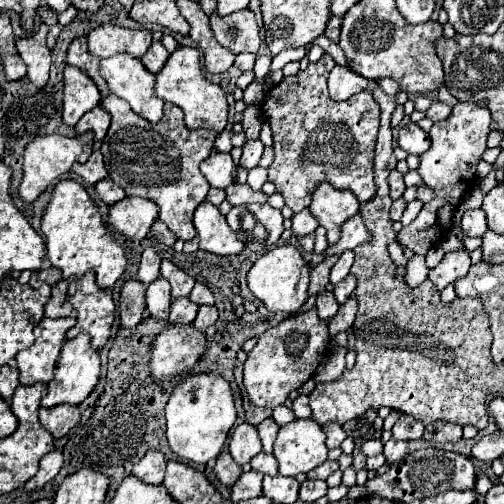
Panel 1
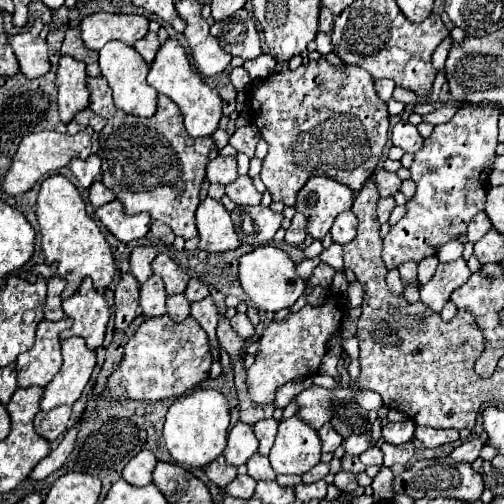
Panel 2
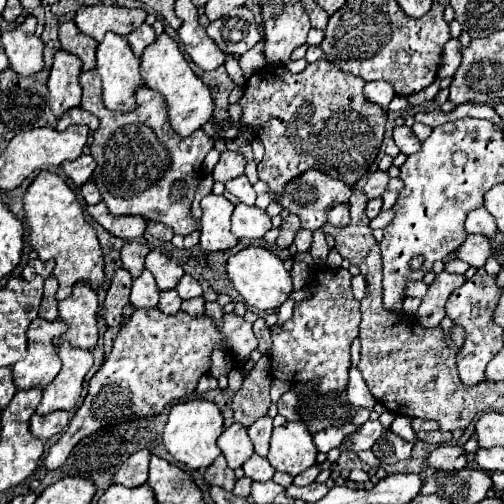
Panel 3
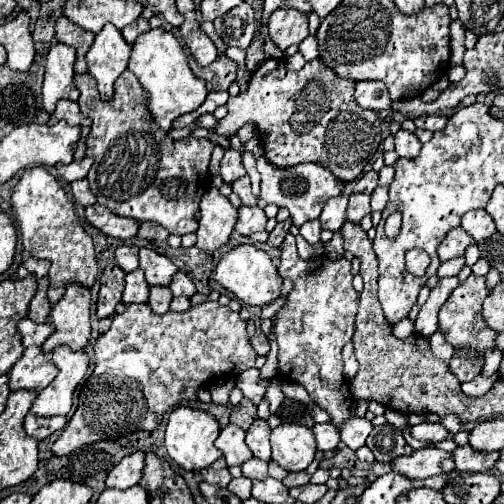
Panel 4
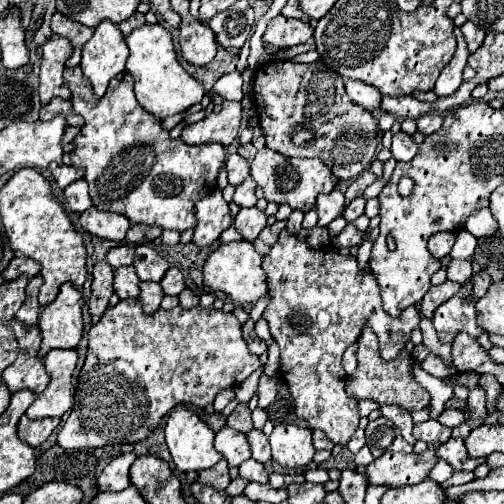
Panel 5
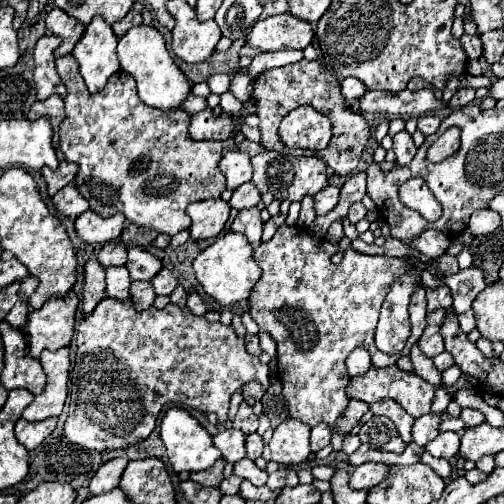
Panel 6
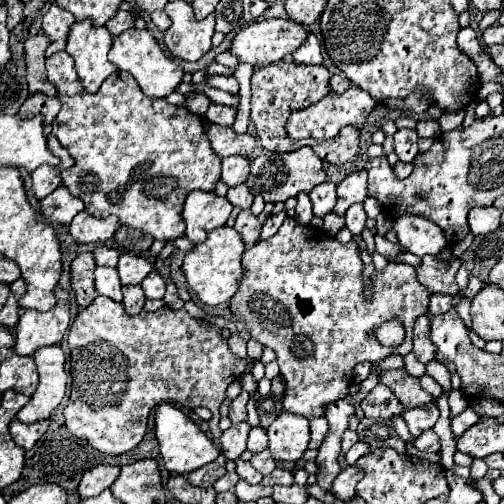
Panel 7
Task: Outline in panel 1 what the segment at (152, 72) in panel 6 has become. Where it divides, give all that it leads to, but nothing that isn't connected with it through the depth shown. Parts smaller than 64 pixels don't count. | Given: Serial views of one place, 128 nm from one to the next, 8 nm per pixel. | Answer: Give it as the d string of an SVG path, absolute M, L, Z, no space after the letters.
M178 46L162 66L162 70L156 74L156 96L164 102L172 102L184 110L184 120L190 130L214 130L220 134L226 126L228 116L228 104L226 94L220 86L208 82L200 70L200 54L196 48Z

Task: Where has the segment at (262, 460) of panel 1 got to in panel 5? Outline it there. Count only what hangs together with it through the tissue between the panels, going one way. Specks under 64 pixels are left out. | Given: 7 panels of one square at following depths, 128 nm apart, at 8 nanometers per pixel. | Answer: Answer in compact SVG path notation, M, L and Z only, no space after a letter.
M252 458L246 460L246 462L242 462L238 466L238 470L240 470L240 476L244 480L248 480L248 482L260 482L260 484L268 482L268 472L264 470L264 466L260 462L256 462Z

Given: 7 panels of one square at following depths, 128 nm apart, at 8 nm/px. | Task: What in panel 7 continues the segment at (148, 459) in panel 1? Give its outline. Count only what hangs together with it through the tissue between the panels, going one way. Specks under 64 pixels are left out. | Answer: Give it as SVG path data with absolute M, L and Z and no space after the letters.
M100 464L100 466L94 466L92 470L86 470L78 484L80 498L98 496L102 490L106 490L116 480L118 474L120 474L120 468L110 466L110 464Z

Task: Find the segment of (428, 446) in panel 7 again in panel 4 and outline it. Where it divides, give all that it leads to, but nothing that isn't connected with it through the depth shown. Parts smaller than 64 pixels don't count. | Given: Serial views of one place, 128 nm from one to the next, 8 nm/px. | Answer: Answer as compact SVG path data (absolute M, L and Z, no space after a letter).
M464 444L452 452L452 460L454 460L454 466L458 472L466 472L466 474L488 472L488 470L492 470L494 462L498 460L498 452L482 454L482 452L472 450L470 444Z

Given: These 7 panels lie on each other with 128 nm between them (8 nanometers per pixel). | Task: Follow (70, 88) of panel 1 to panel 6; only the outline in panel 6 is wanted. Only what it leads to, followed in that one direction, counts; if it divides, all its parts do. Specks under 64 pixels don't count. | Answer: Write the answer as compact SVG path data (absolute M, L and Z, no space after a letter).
M46 34L36 42L34 48L34 88L36 88L36 96L38 100L44 100L52 94L58 96L66 96L66 88L60 80L60 76L56 74L56 66L54 66L54 48L60 44L58 36Z

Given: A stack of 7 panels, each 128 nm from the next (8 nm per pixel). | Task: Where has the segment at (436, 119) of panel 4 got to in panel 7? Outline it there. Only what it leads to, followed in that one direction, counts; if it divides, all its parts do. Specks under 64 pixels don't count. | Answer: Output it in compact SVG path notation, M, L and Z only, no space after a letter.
M422 120L422 122L418 122L416 132L420 138L436 138L436 136L440 136L440 126L436 120Z

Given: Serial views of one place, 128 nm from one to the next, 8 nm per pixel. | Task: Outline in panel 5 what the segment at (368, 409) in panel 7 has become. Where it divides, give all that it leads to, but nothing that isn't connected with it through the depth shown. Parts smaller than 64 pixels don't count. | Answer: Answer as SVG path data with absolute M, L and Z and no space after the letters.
M380 406L380 412L382 412L384 418L388 418L388 420L394 422L394 426L402 432L402 436L404 436L404 440L406 440L408 444L414 444L414 442L416 442L416 438L414 438L414 434L412 434L414 422L412 422L410 412L406 412L406 410L400 408L400 406Z

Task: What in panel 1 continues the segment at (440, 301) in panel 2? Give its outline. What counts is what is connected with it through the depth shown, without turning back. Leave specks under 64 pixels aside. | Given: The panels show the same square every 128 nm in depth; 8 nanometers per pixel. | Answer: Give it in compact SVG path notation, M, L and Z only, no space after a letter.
M458 250L458 252L450 252L442 258L442 262L430 270L428 280L436 286L438 292L442 292L448 284L454 284L458 278L466 276L470 268L470 254L468 250Z

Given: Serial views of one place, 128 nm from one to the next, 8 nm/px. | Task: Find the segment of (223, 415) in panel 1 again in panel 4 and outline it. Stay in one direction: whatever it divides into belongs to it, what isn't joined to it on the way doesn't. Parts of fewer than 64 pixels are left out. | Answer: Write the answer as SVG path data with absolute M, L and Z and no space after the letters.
M178 406L170 412L168 426L166 426L166 450L168 456L184 470L202 470L216 462L216 458L222 456L222 452L214 446L214 440L218 436L220 428L212 414L206 414L204 410L194 410L190 406Z

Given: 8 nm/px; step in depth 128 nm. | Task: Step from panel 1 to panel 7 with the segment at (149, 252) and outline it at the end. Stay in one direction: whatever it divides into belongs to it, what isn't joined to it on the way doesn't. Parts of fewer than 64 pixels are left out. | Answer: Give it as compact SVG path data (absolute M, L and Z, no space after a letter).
M106 244L96 246L92 254L94 254L94 260L98 266L110 266L110 268L116 266L118 256L120 256L120 252L114 246L106 246Z

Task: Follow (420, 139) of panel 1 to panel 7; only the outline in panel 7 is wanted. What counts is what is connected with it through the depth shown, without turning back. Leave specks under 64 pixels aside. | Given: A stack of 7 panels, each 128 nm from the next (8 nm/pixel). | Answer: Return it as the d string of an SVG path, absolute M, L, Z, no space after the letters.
M398 130L394 134L394 152L402 162L412 162L418 154L418 134L416 130Z

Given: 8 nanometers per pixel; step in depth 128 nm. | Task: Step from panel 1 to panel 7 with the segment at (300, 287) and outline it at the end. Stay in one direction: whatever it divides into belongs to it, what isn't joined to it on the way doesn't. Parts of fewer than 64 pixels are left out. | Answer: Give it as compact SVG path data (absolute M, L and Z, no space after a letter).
M220 226L212 230L202 244L196 244L186 254L182 270L190 290L198 296L202 304L218 306L218 304L226 304L234 296L238 288L238 280L242 276L242 266L240 266L242 252L244 252L244 242L240 240L240 234L234 228Z

